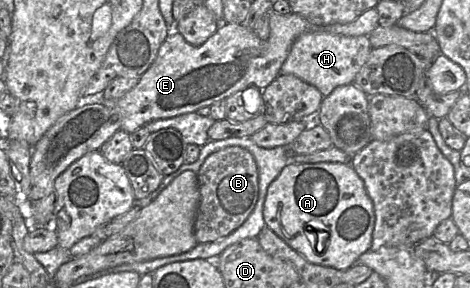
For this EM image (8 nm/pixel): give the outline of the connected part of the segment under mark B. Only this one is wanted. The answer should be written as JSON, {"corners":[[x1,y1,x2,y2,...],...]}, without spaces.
{"corners":[[230,146,209,155,198,171,200,202,194,223,198,243,225,238,253,212,259,196,259,172,253,155,240,146]]}

